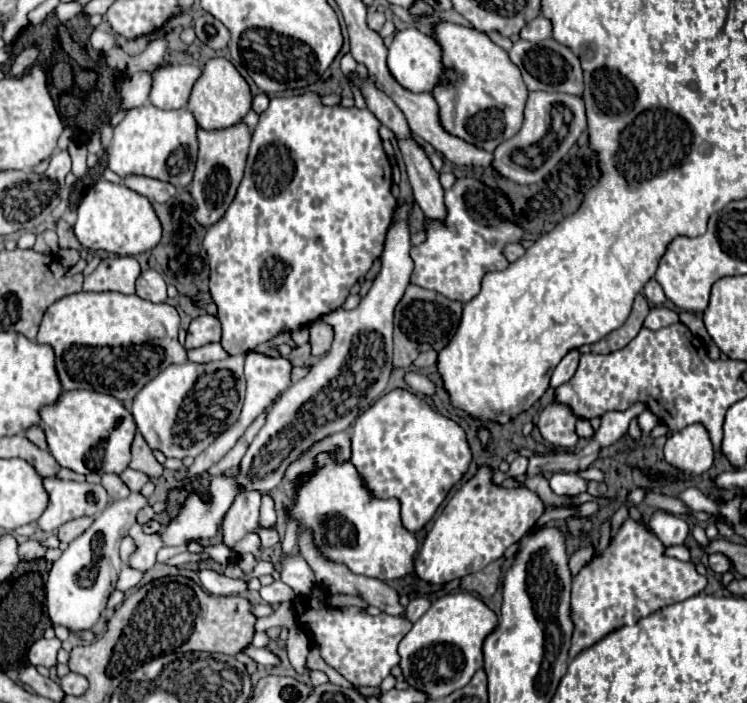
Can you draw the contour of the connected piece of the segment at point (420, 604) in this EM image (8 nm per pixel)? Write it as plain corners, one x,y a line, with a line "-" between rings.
417,596
417,598
413,598
413,600
405,606
405,618
407,618
409,622
417,622
417,620
427,612
429,606
431,606
429,598

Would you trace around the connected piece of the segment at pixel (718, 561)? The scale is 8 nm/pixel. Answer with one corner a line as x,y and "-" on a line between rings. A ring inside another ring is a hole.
711,554
711,556
709,556
709,568
711,568
713,572
723,574
723,572
729,572
729,570
731,570
731,564
729,564
729,560
727,560
723,554

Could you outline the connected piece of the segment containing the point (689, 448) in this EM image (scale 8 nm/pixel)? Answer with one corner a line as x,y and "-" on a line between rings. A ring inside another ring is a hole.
691,424
673,432
665,442
663,454
667,464
691,476
701,476
715,460
709,432
701,424

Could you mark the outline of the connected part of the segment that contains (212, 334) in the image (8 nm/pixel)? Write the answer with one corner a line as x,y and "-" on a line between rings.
203,314
191,320
189,330
187,330
187,348
199,348
209,342
219,342
221,340
221,324
215,316

